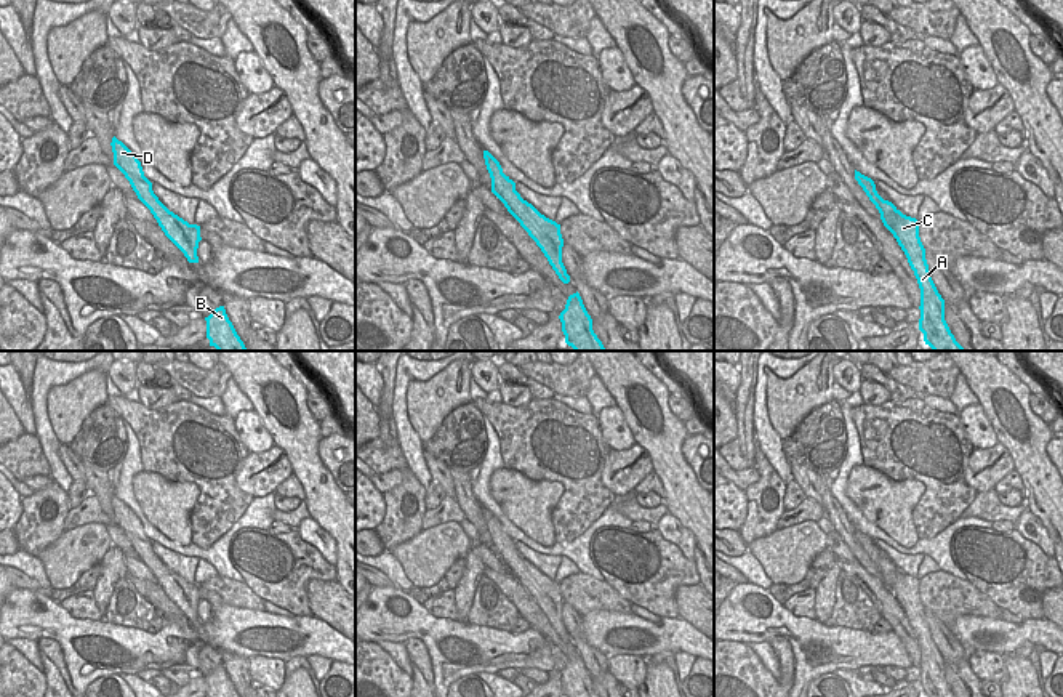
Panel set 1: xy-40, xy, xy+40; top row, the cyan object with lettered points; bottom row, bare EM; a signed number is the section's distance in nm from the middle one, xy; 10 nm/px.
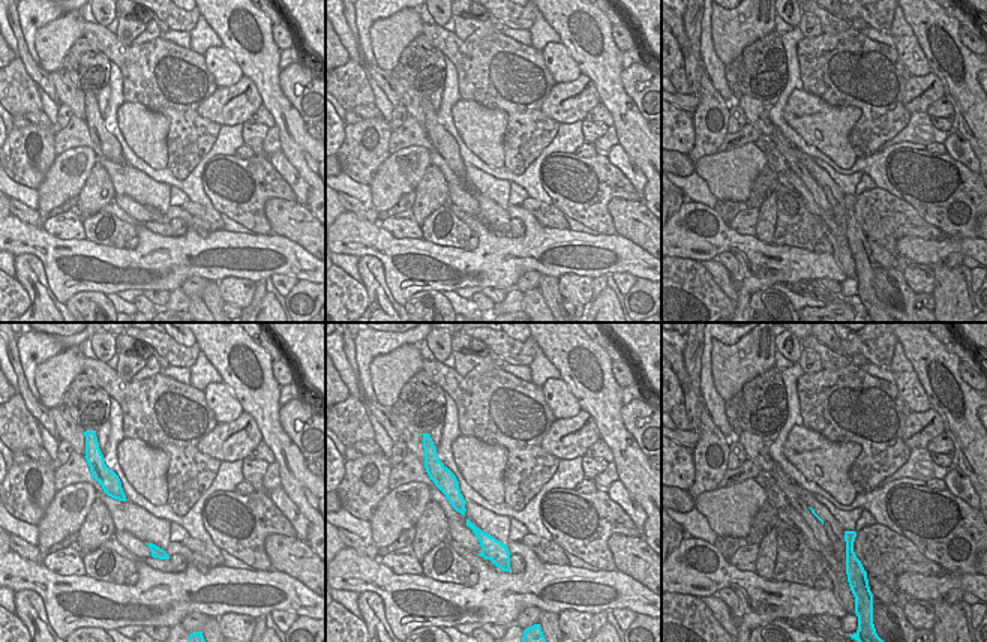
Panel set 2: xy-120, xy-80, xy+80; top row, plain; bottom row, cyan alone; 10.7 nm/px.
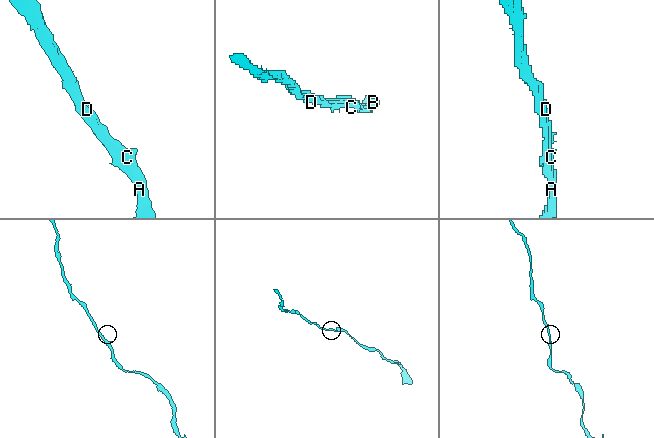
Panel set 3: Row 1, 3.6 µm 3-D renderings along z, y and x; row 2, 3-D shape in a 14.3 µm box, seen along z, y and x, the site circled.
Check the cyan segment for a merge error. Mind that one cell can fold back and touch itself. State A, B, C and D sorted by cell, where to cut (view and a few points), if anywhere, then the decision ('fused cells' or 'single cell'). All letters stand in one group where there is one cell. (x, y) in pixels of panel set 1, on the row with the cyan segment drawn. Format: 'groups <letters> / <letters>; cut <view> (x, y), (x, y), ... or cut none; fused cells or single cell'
groups A B C D; cut none; single cell

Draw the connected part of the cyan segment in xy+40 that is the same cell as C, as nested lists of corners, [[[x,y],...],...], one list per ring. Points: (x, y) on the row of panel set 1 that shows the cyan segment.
[[[855,170],[855,179],[879,210],[884,226],[893,234],[914,271],[921,288],[919,330],[924,333],[925,344],[933,351],[964,351],[945,320],[945,300],[930,277],[925,248],[919,237],[921,221],[903,215],[892,202],[884,200],[871,178]]]

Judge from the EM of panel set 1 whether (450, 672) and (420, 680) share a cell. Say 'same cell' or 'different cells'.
different cells

